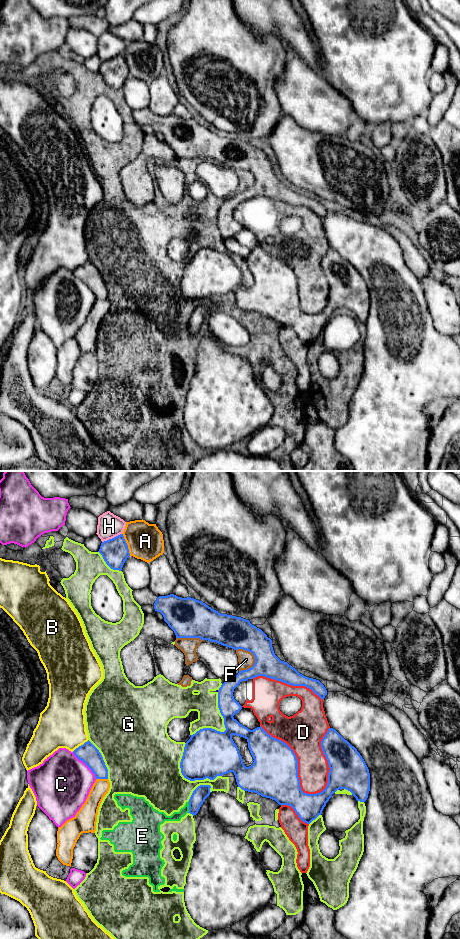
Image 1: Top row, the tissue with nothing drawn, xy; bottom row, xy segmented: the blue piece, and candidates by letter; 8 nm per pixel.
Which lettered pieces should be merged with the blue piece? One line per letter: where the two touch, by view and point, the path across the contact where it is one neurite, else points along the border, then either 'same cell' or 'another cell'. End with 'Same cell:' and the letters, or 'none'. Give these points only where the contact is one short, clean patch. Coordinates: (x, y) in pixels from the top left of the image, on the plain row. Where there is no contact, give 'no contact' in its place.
A: meets blue in xy at (126, 64); another cell
B: meets blue in xy at (81, 265); another cell
C: meets blue in xy at (86, 284); another cell
D: meets blue in xy at (297, 284); another cell
E: meets blue in xy at (189, 327); another cell
F: meets blue in xy at (251, 172); another cell
G: meets blue in xy at (225, 247); another cell
H: meets blue in xy at (112, 58); another cell
Same cell: none

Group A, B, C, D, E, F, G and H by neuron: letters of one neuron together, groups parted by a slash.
A / B / C / D / E F G / H

